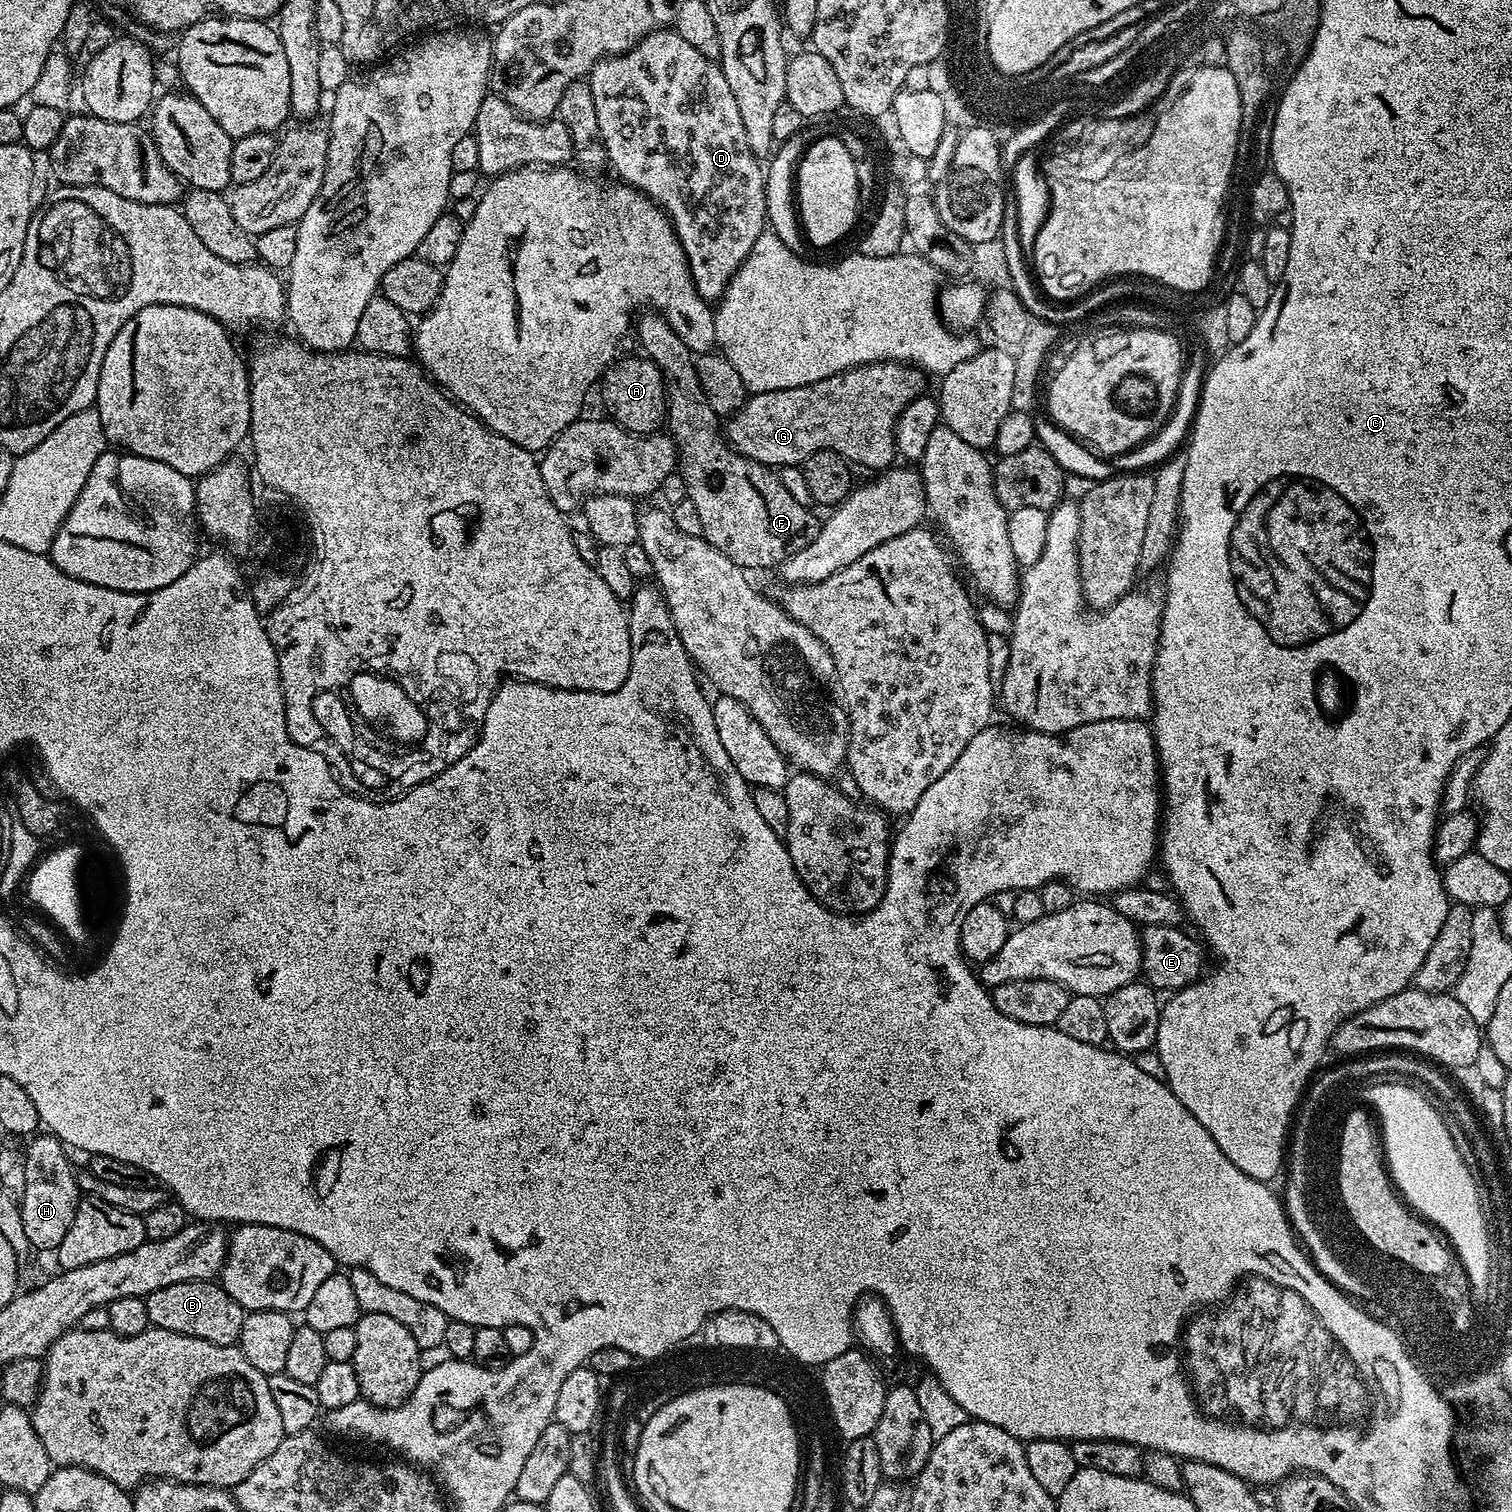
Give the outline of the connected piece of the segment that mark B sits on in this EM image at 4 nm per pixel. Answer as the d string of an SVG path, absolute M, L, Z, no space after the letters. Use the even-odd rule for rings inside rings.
M211 1280L178 1282L174 1286L162 1286L154 1294L144 1297L148 1323L153 1328L174 1330L174 1334L186 1334L215 1344L235 1345L240 1338L246 1309L219 1283Z

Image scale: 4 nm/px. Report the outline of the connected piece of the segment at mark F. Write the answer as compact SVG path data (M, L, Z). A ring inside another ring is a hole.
M645 311L645 316L635 321L634 336L640 339L643 355L655 362L660 372L664 375L666 388L666 428L670 433L672 441L676 443L676 451L678 453L678 471L682 479L686 482L686 494L690 502L694 502L695 509L698 510L699 520L702 521L702 536L706 542L710 542L710 546L714 546L718 550L722 550L722 554L726 554L726 558L730 558L730 562L734 562L738 567L745 570L753 570L752 568L772 568L775 569L783 560L790 558L794 554L798 554L798 550L806 550L806 546L810 546L810 542L814 542L814 538L818 538L820 533L821 517L815 516L815 511L804 508L794 500L790 491L786 490L786 486L781 482L779 475L769 465L746 458L740 452L737 452L731 444L728 443L725 433L722 431L721 417L716 415L716 411L710 406L710 402L706 402L706 394L702 390L702 382L698 382L698 370L696 369L697 357L694 355L691 347L682 338L678 338L676 333L664 317L651 311Z

